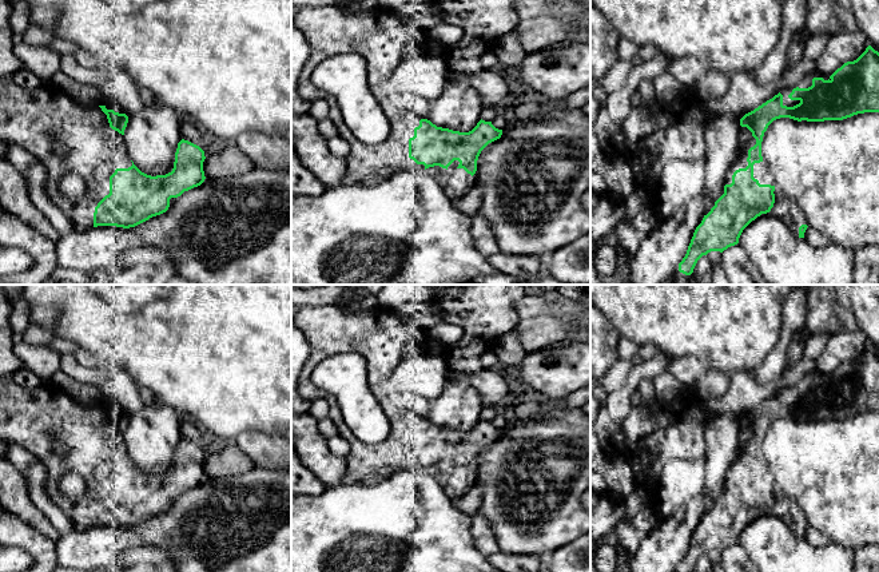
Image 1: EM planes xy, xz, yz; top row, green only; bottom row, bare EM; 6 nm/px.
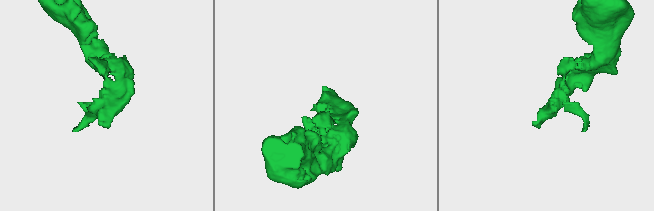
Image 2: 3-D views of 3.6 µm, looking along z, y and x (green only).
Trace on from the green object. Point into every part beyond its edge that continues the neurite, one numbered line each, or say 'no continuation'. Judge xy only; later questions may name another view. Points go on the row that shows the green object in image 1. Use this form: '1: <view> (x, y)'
1: xy (31, 118)

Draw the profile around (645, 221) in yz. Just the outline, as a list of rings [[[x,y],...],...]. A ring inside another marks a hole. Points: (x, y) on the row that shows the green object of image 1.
[[[649,206],[640,211],[632,221],[631,225],[640,233],[652,231],[659,222],[661,221],[661,215],[657,208]]]

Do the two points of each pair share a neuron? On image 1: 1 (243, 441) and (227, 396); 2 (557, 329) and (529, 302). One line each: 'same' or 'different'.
1: different
2: different

